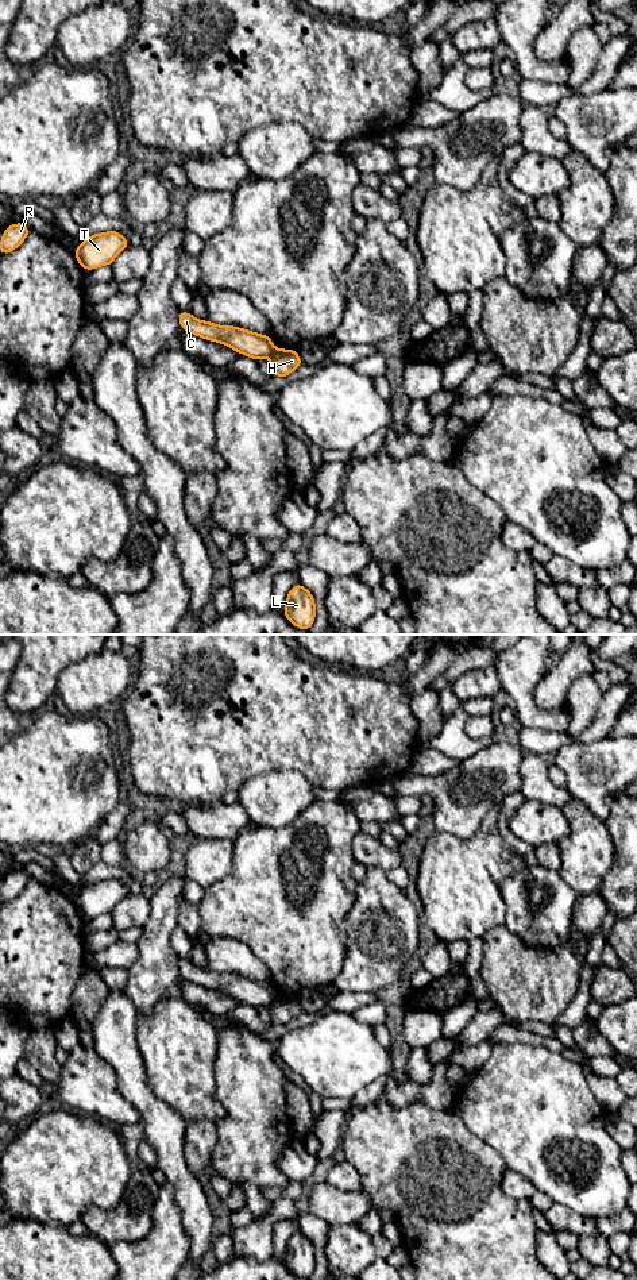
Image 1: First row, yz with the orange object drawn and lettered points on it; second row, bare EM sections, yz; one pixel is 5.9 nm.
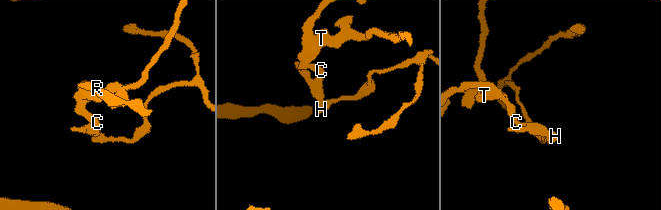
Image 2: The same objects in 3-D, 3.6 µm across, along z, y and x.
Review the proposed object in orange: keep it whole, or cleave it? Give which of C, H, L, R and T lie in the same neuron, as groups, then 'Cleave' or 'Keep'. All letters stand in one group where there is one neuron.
Groups: C R T / H L. Cleave

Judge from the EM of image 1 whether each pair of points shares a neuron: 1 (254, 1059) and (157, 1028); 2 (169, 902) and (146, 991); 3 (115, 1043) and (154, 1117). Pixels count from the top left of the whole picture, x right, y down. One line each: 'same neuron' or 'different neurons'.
1: different neurons
2: same neuron
3: same neuron

